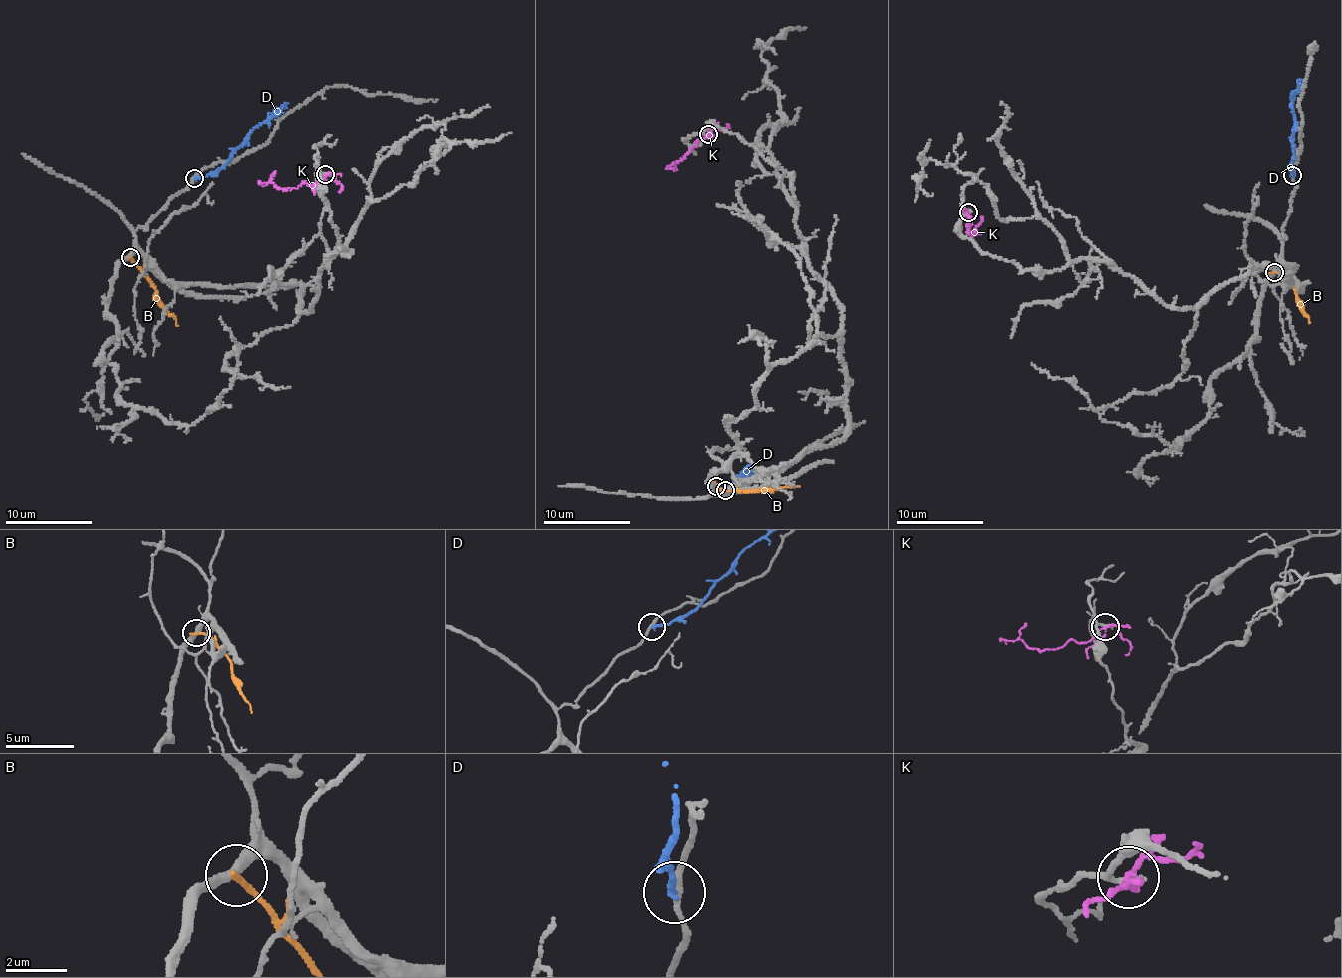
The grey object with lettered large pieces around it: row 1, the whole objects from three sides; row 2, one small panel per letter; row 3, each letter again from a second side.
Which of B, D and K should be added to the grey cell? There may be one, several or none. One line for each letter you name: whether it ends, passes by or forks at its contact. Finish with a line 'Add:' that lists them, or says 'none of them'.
Add: none of them

